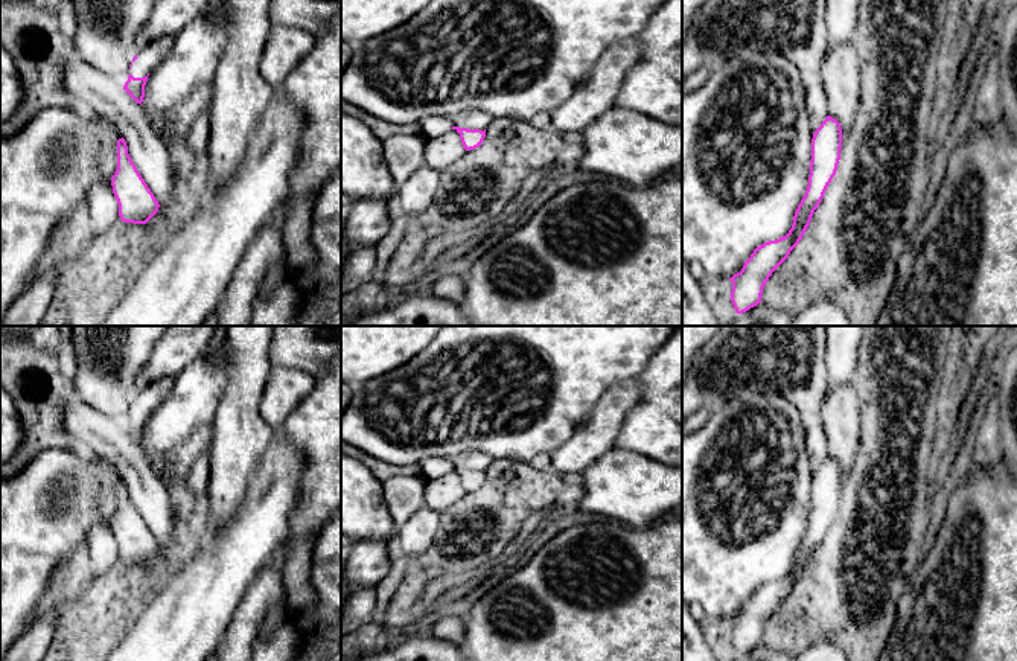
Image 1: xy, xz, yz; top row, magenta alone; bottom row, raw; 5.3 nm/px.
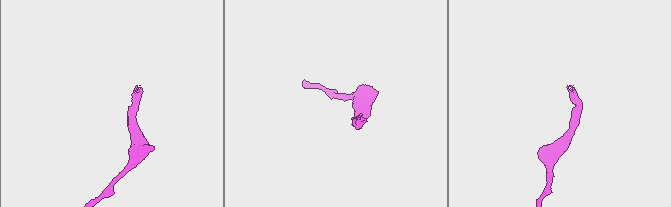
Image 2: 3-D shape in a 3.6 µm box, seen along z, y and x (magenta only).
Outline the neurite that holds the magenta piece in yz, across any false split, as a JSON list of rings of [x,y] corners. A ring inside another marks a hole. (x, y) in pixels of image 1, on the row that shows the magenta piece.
[[[827,116],[813,133],[808,186],[795,212],[792,228],[786,236],[757,247],[744,262],[741,271],[729,279],[732,282],[731,302],[737,314],[743,314],[761,303],[766,282],[802,239],[813,212],[818,209],[828,184],[836,175],[840,148],[840,123]]]

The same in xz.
[[[452,126],[460,134],[461,143],[466,151],[475,149],[481,146],[484,137],[486,137],[486,129],[467,129],[467,128],[458,128]]]

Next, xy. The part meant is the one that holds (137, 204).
[[[123,137],[117,140],[117,169],[111,186],[123,222],[146,224],[158,212],[160,204],[132,163]]]

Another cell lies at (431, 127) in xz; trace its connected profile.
[[[431,116],[419,122],[419,133],[426,140],[438,137],[452,129],[452,122],[445,116]]]

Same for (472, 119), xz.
[[[480,110],[454,113],[449,114],[448,119],[452,122],[454,126],[481,131],[487,129],[493,120],[489,113]]]

